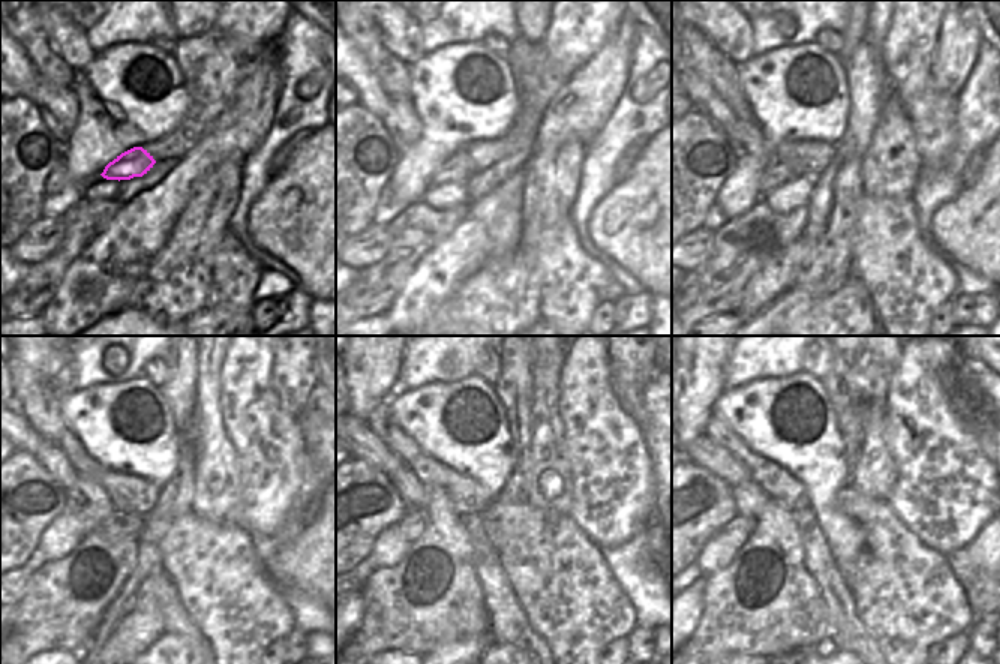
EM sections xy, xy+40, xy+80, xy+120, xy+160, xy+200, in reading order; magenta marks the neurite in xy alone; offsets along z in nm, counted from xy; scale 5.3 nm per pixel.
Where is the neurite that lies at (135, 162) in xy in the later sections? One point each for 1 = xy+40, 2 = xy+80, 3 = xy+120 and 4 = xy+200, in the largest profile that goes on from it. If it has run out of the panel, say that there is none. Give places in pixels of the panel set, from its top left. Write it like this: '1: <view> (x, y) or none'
1: xy+40 (459, 167)
2: xy+80 (775, 174)
3: xy+120 (89, 516)
4: xy+200 (739, 529)

